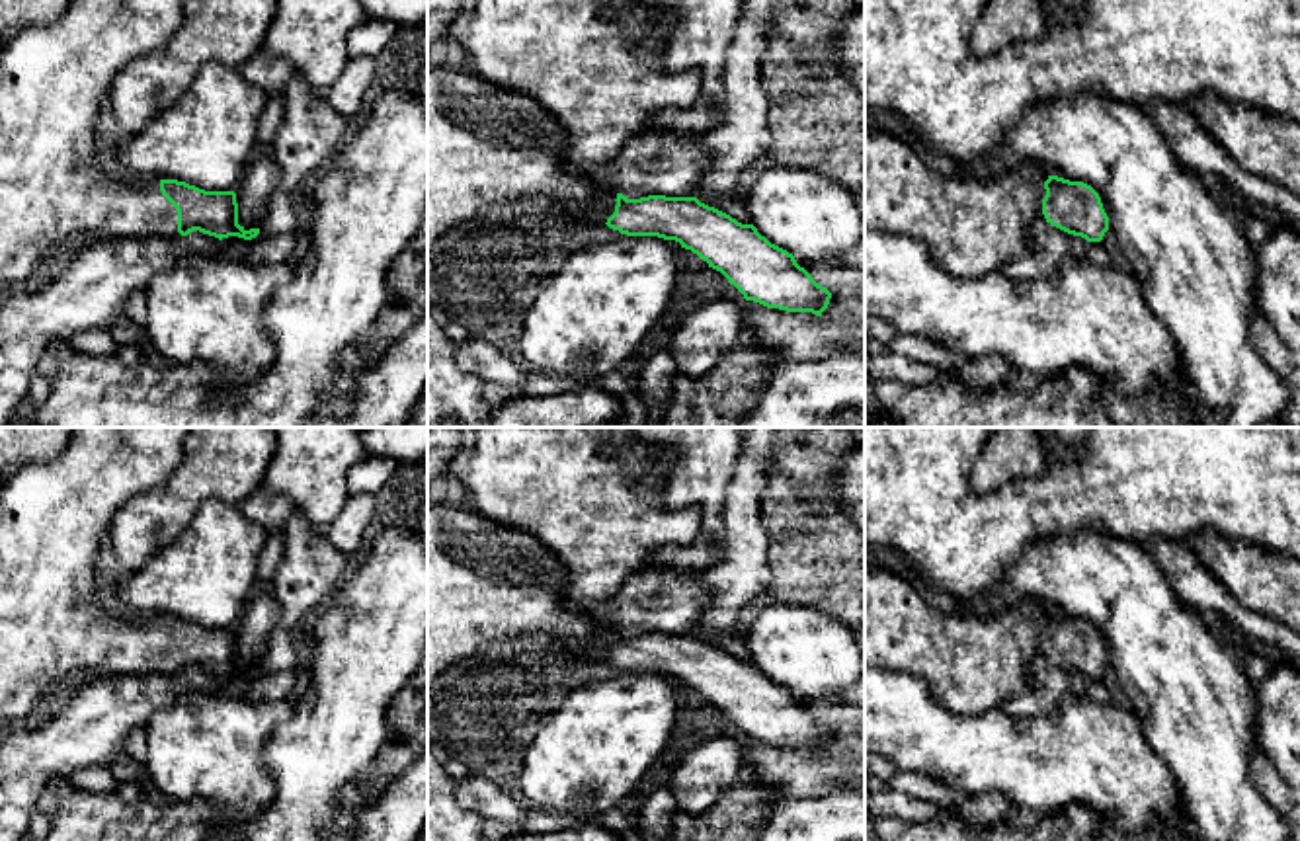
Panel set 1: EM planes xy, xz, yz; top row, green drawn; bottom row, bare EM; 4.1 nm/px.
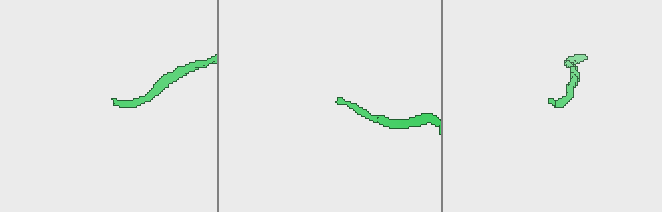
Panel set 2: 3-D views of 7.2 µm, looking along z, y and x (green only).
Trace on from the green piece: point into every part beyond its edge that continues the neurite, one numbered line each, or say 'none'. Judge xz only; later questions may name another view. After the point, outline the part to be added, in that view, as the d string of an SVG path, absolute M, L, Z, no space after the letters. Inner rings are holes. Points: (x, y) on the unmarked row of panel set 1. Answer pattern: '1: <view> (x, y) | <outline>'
1: xz (488, 584) | M427 503L427 687L451 665L515 638L580 644L605 661L617 630L582 617L564 597L566 566L531 533L465 507Z

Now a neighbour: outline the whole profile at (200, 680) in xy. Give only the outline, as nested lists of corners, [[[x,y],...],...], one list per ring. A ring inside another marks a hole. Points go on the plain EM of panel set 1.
[[[238,673],[96,675],[74,689],[45,724],[0,736],[0,841],[27,841],[39,796],[82,769],[107,767],[123,755],[129,734],[170,708],[189,687],[213,691]]]

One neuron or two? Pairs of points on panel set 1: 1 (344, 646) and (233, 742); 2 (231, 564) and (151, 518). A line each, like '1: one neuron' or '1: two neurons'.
1: two neurons
2: two neurons

